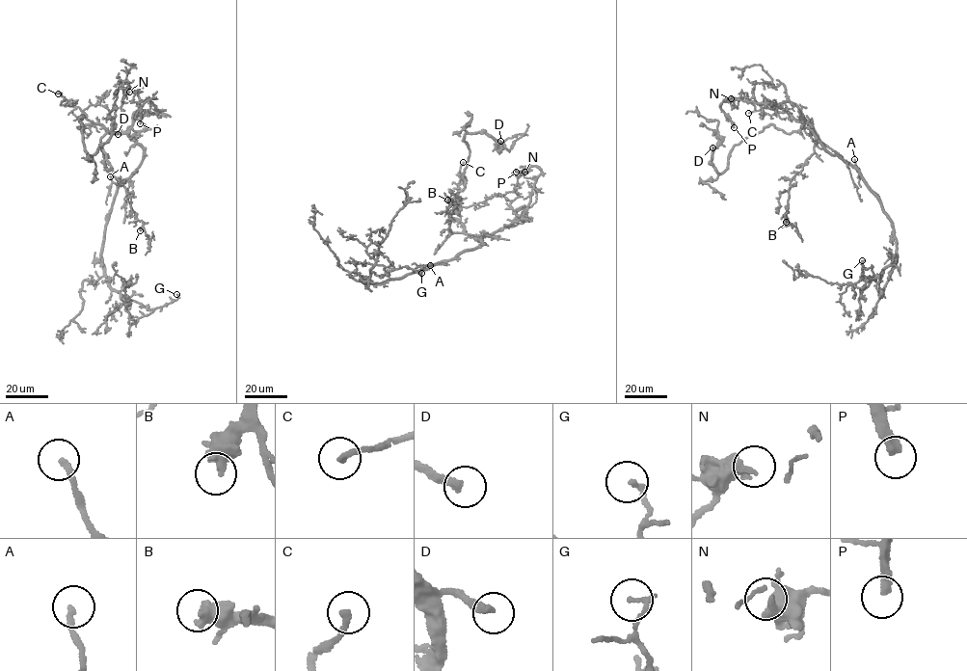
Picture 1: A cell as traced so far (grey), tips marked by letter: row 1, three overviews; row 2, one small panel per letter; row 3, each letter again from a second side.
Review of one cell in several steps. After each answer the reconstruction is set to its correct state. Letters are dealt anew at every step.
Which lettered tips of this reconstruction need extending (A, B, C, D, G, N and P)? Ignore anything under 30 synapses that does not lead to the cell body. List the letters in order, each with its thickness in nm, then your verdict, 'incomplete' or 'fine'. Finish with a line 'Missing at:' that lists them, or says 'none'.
A: calibre 190 nm; fine
B: calibre 440 nm; fine
C: calibre 240 nm; incomplete
D: calibre 280 nm; incomplete
G: calibre 140 nm; fine
N: calibre 240 nm; fine
P: calibre 340 nm; incomplete
Missing at: C, D, P

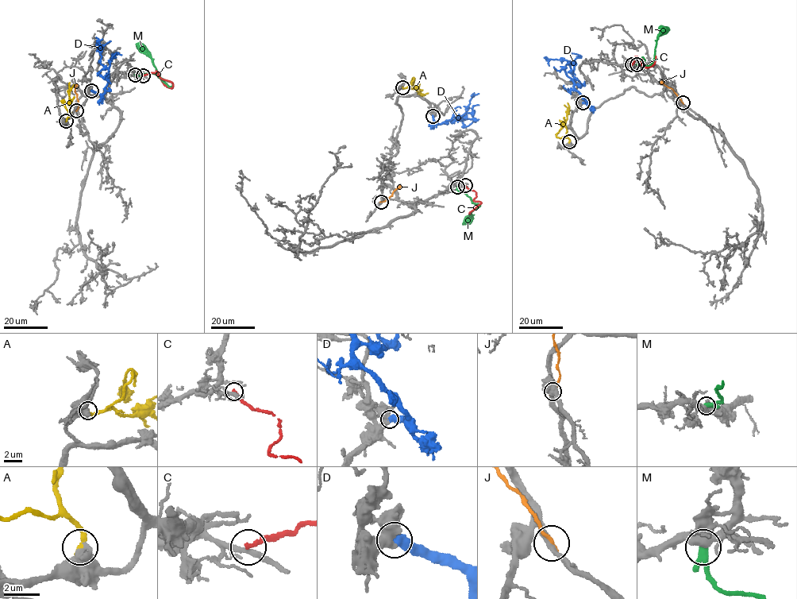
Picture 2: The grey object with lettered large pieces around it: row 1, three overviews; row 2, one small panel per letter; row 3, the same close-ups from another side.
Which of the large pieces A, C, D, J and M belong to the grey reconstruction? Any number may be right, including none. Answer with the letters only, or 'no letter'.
D

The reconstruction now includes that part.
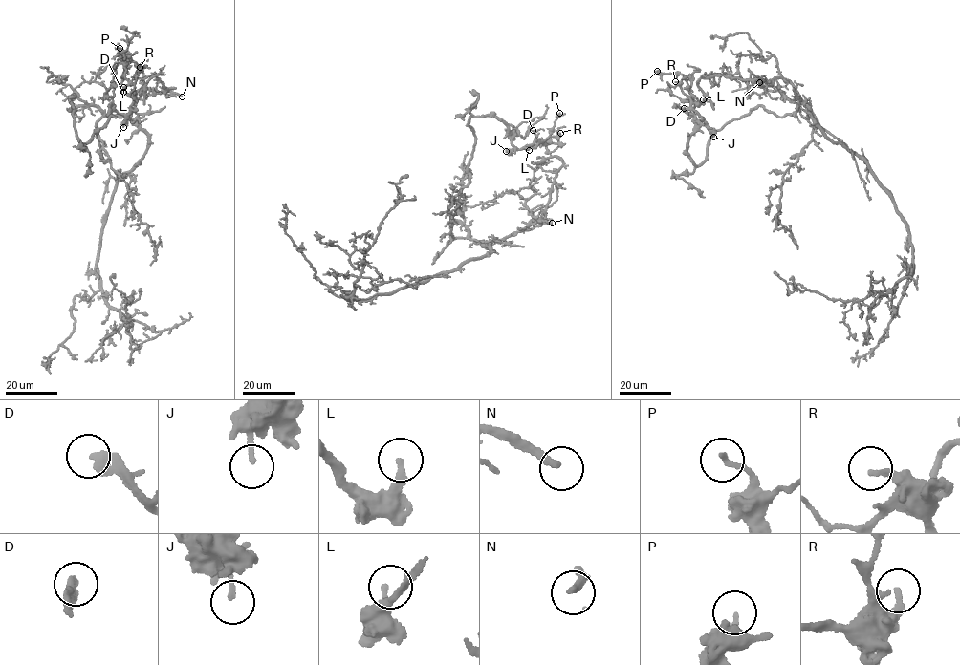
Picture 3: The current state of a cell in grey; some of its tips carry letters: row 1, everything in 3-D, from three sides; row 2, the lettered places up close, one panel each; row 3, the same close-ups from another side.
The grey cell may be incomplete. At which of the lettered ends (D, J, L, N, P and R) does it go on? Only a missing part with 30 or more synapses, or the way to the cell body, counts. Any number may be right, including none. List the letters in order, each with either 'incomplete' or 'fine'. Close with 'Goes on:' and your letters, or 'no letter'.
D: fine
J: fine
L: fine
N: incomplete
P: fine
R: fine
Goes on: N

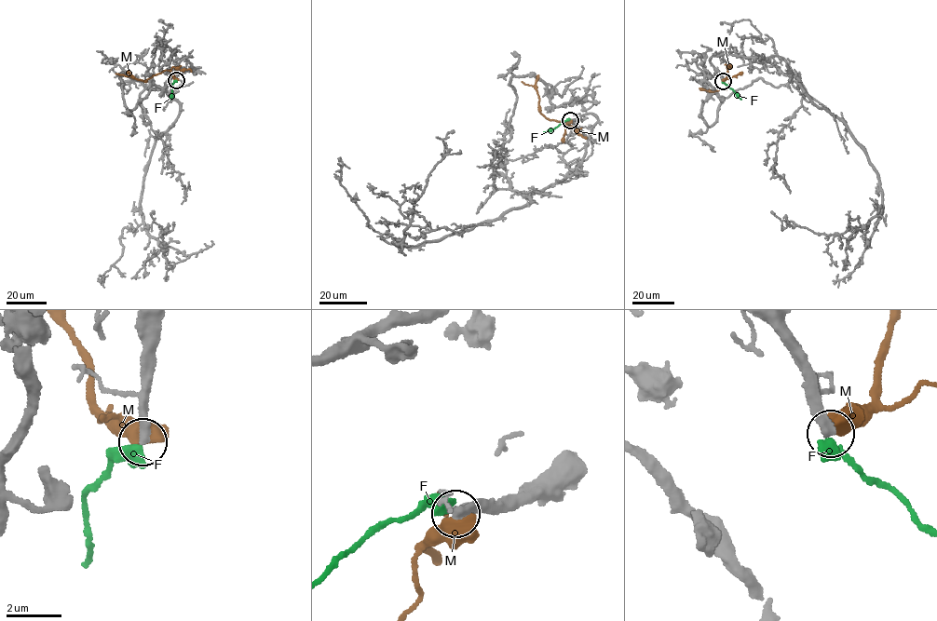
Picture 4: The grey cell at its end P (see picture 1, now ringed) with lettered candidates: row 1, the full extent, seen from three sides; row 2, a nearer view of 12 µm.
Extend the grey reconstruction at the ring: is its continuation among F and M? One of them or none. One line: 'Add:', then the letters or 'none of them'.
Add: none of them

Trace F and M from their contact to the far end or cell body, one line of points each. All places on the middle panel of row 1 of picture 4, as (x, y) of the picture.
F: (569, 120), (543, 131)
M: (570, 120), (567, 125), (549, 120), (540, 113), (537, 90), (522, 82)

